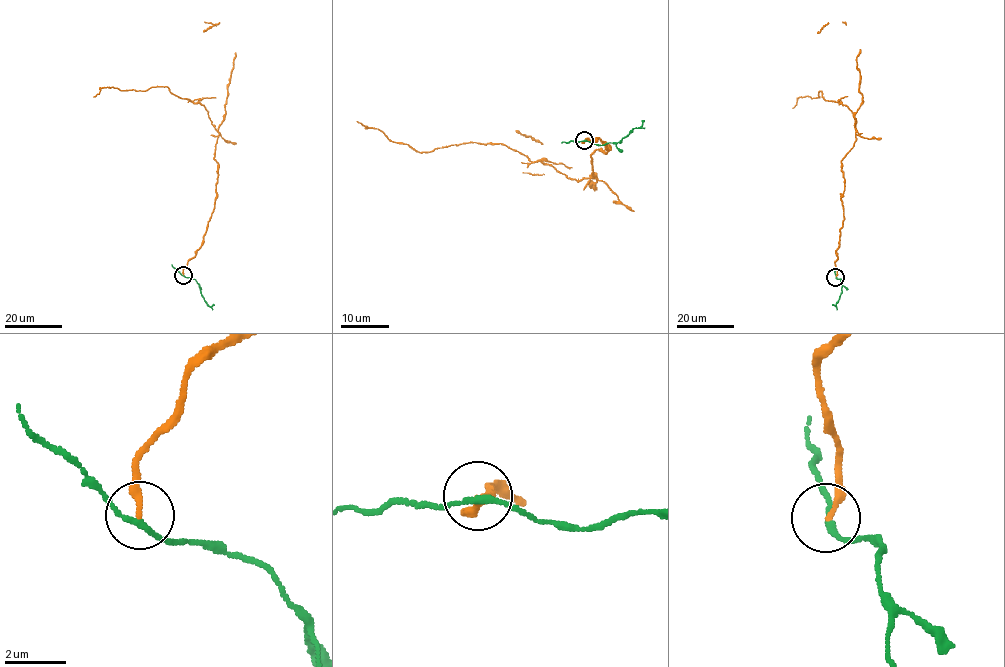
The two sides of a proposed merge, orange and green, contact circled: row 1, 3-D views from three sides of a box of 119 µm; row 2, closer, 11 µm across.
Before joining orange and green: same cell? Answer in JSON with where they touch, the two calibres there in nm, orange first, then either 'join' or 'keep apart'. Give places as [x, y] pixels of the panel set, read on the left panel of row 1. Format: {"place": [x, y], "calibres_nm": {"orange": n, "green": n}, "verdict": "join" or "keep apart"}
{"place": [183, 275], "calibres_nm": {"orange": 200, "green": 170}, "verdict": "keep apart"}

